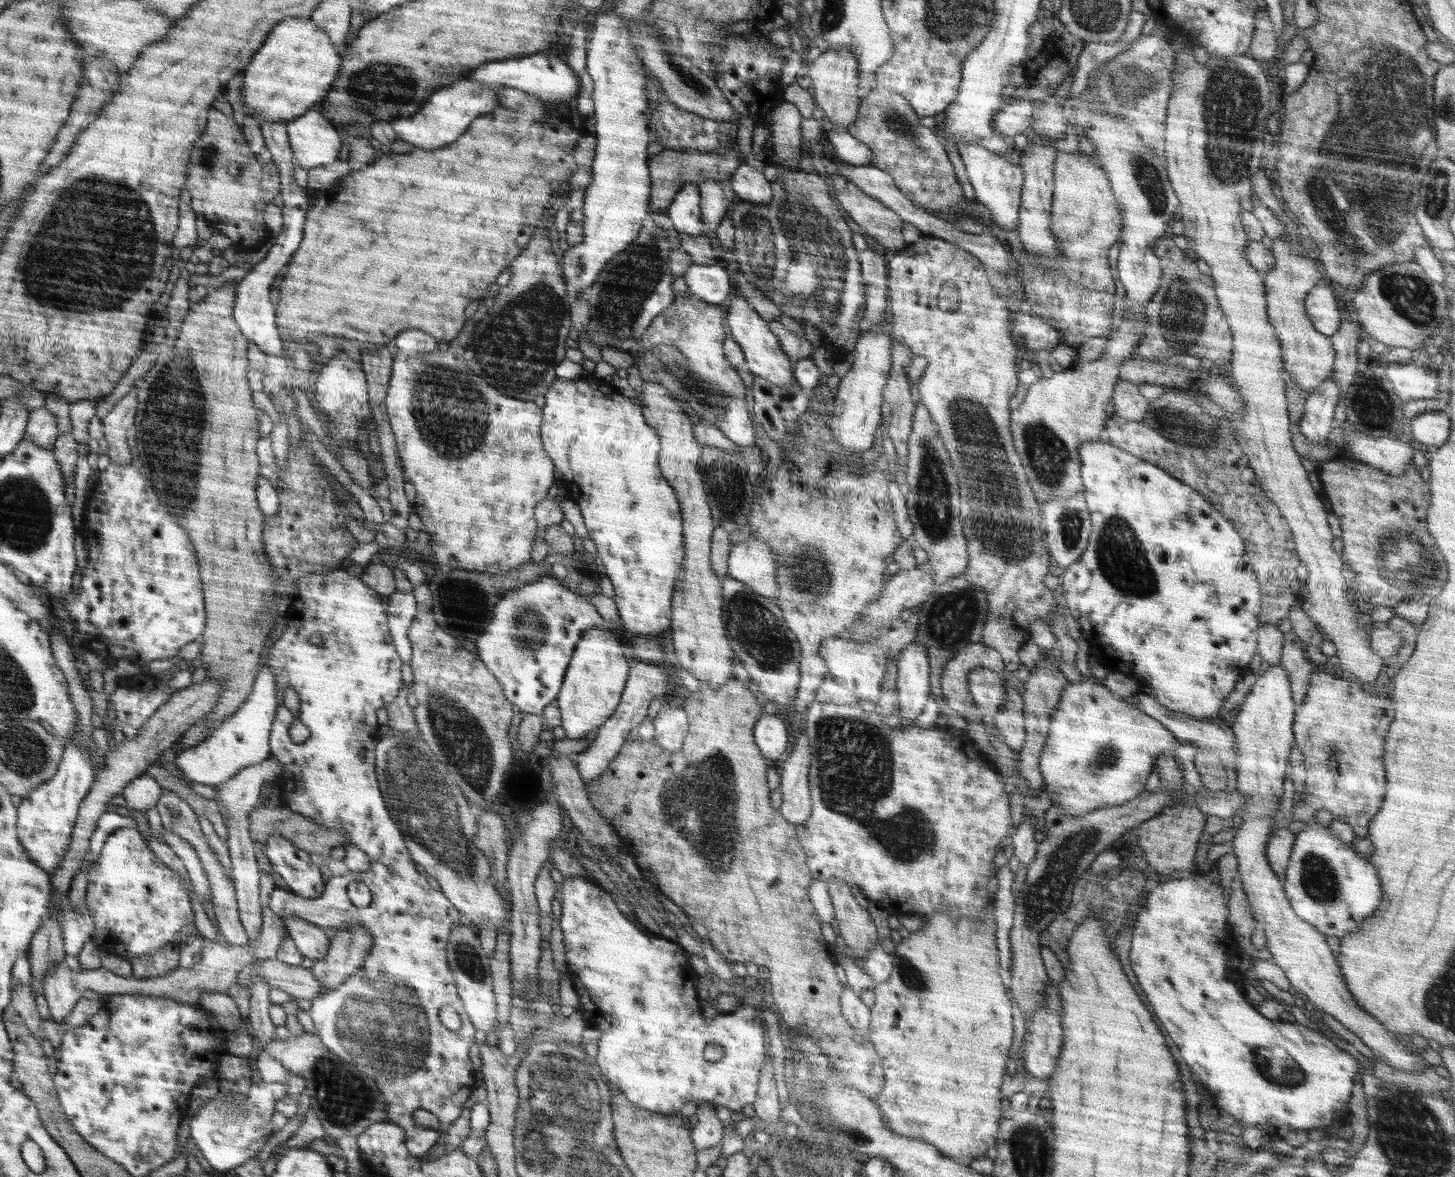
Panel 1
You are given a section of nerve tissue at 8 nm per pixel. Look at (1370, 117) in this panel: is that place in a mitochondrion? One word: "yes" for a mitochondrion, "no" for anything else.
yes

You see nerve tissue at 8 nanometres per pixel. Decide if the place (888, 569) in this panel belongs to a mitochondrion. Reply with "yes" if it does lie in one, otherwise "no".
no

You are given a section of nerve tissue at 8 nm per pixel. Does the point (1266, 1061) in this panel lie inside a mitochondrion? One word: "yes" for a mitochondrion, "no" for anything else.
yes

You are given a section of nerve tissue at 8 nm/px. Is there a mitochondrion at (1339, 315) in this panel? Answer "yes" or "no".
no

